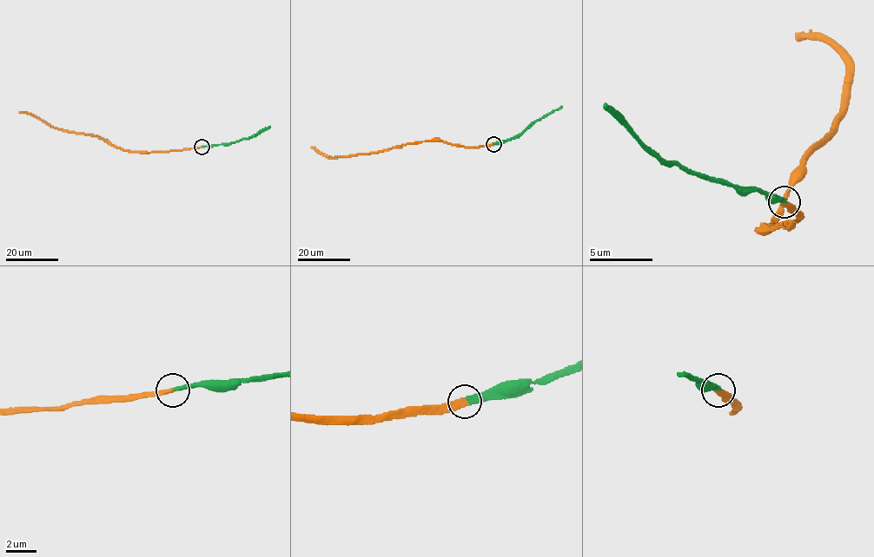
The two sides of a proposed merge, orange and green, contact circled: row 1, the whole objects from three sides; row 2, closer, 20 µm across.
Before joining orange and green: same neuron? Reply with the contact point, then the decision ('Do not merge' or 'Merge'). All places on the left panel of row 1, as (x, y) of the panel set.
Place: (201, 147). Merge

